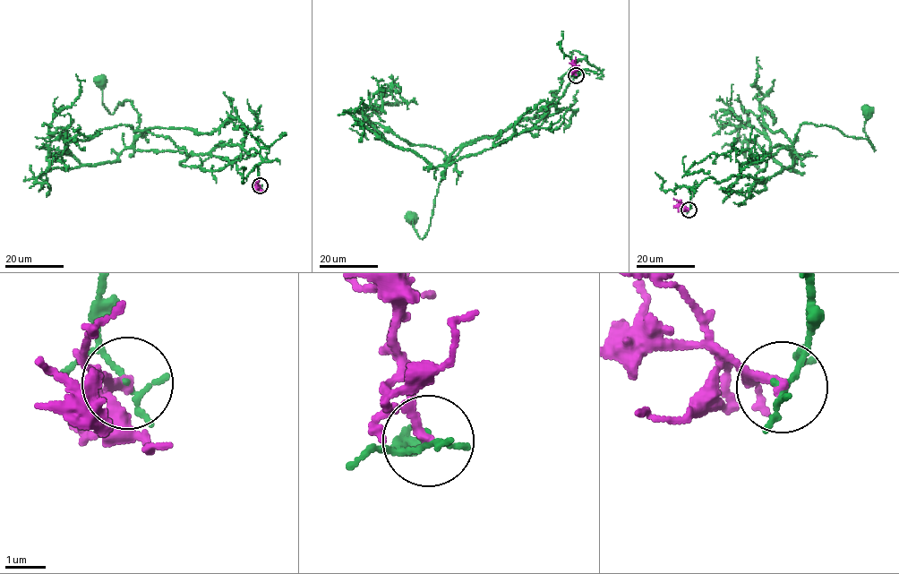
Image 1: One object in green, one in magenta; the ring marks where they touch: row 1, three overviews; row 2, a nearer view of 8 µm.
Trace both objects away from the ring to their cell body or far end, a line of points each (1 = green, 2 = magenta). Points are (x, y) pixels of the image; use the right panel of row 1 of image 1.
1: (689, 209), (689, 189), (707, 178), (760, 182), (791, 166), (803, 123), (865, 138), (874, 150), (867, 111)
2: (689, 209), (673, 198)

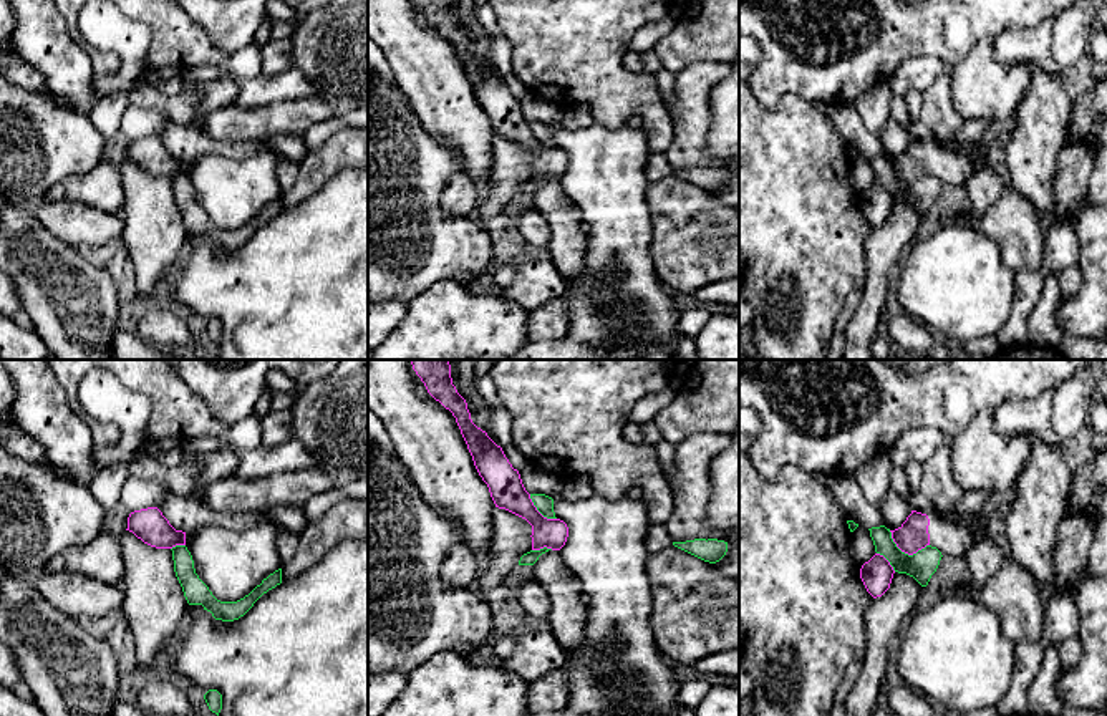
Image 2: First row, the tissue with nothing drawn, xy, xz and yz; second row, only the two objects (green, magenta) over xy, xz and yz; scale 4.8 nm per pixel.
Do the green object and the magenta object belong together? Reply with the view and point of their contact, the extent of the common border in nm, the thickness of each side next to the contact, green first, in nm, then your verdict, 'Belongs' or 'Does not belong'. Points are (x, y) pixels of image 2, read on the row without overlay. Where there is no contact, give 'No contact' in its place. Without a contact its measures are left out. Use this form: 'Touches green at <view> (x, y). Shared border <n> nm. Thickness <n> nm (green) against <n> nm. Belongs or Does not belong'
Touches green at yz (903, 181). Shared border 220 nm. Thickness 140 nm (green) against 150 nm. Does not belong

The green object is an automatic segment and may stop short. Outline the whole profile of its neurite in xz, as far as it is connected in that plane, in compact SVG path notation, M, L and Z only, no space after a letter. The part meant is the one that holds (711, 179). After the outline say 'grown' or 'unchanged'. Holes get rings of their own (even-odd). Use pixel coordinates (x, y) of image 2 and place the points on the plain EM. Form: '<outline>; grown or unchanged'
M694 167L673 174L709 192L719 191L728 181L728 171L718 167Z; unchanged

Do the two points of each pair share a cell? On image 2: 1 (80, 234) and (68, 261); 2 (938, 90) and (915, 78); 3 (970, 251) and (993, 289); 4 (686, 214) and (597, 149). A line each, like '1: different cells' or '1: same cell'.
1: different cells
2: different cells
3: same cell
4: different cells

